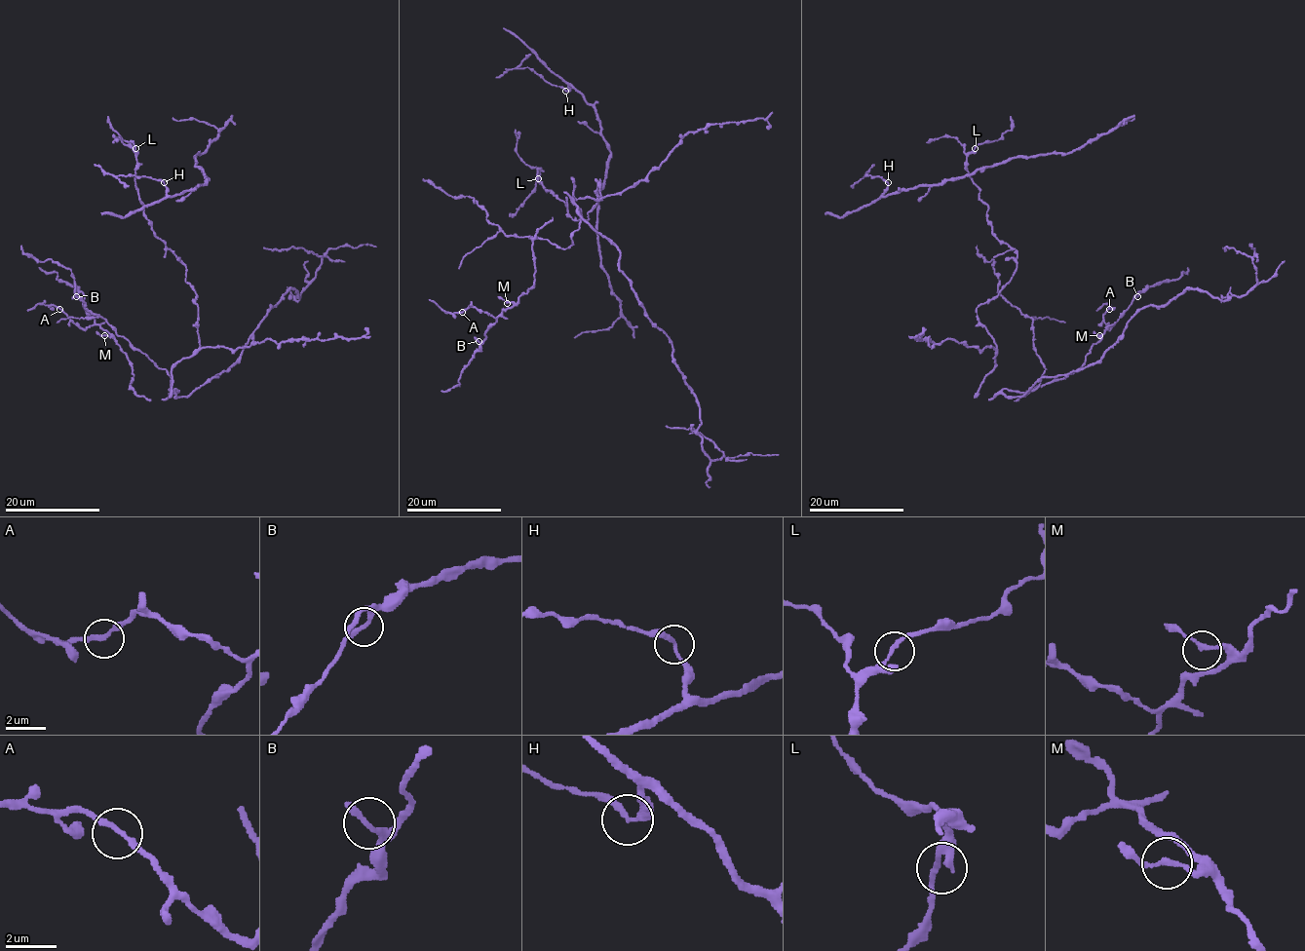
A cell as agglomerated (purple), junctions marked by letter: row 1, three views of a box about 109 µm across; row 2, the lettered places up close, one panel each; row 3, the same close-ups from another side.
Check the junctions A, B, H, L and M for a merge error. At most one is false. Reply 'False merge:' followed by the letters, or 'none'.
False merge: H

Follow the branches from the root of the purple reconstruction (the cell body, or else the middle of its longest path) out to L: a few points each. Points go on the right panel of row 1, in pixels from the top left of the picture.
L: (995, 349), (977, 308), (1010, 281), (1017, 251), (994, 236), (969, 175), (967, 156), (975, 148)

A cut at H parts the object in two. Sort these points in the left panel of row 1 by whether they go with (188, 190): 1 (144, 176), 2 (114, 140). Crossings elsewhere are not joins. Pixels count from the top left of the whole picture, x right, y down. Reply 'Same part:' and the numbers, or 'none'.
Same part: 2

